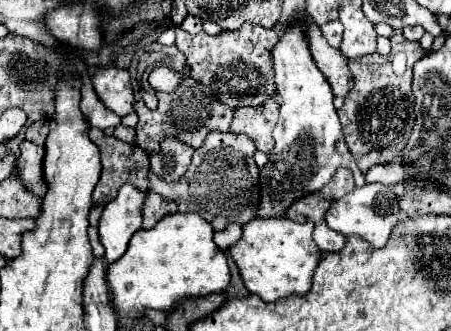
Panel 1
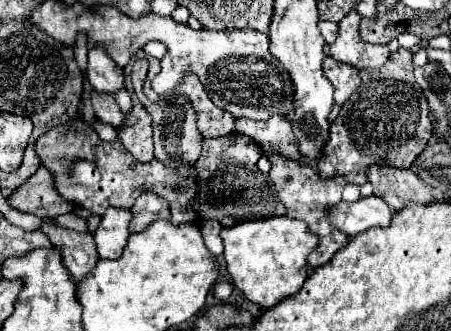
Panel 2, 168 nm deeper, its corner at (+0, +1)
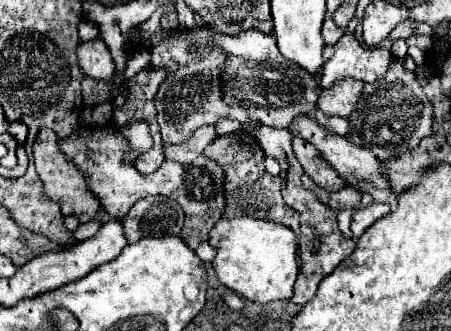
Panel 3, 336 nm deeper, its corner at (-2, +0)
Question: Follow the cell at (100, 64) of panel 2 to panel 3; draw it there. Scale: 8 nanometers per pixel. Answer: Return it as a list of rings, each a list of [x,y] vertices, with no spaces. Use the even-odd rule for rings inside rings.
[[[103,39],[81,43],[77,49],[83,73],[95,81],[111,81],[115,75],[115,61]]]

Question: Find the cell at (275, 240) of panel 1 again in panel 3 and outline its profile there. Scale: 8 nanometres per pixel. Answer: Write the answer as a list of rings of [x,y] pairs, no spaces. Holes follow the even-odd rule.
[[[253,217],[219,219],[209,233],[209,241],[219,249],[217,257],[213,259],[219,281],[237,295],[263,305],[293,297],[299,265],[295,233],[289,227]]]

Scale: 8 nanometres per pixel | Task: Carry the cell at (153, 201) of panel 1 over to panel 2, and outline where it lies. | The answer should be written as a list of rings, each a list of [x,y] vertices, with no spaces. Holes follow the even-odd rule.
[[[147,210],[135,212],[135,214],[133,214],[133,220],[131,220],[131,224],[129,224],[129,232],[131,232],[131,234],[133,234],[133,232],[141,232],[141,230],[145,230],[147,224],[151,224],[151,222],[157,220],[157,218],[159,218],[157,214],[151,214],[151,212],[147,212]]]

